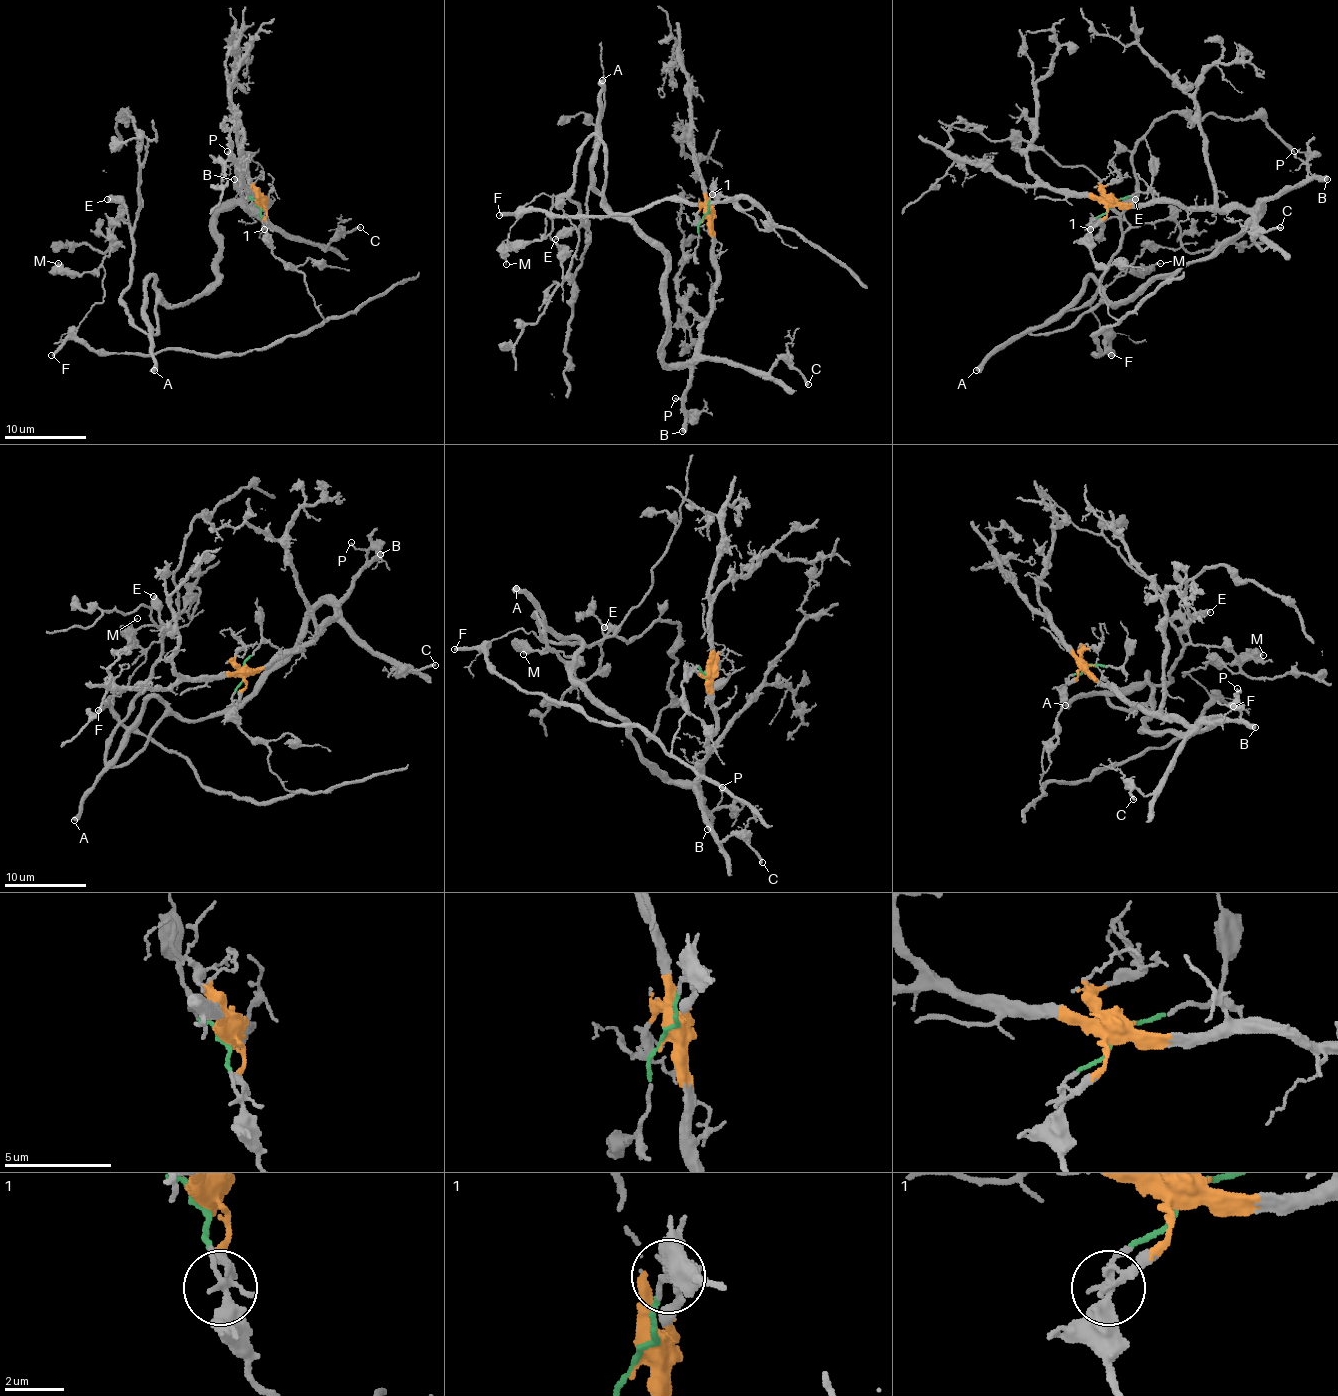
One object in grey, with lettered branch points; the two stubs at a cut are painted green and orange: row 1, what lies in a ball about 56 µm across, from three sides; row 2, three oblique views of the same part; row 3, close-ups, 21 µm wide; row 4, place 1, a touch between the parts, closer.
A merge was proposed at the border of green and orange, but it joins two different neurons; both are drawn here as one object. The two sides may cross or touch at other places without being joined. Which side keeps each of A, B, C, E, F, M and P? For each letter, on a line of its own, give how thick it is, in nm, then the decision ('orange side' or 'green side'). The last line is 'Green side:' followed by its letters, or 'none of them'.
A: 500 nm | orange side
B: 500 nm | orange side
C: 240 nm | orange side
E: 500 nm | orange side
F: 320 nm | green side
M: 150 nm | green side
P: 140 nm | orange side
Green side: F, M

